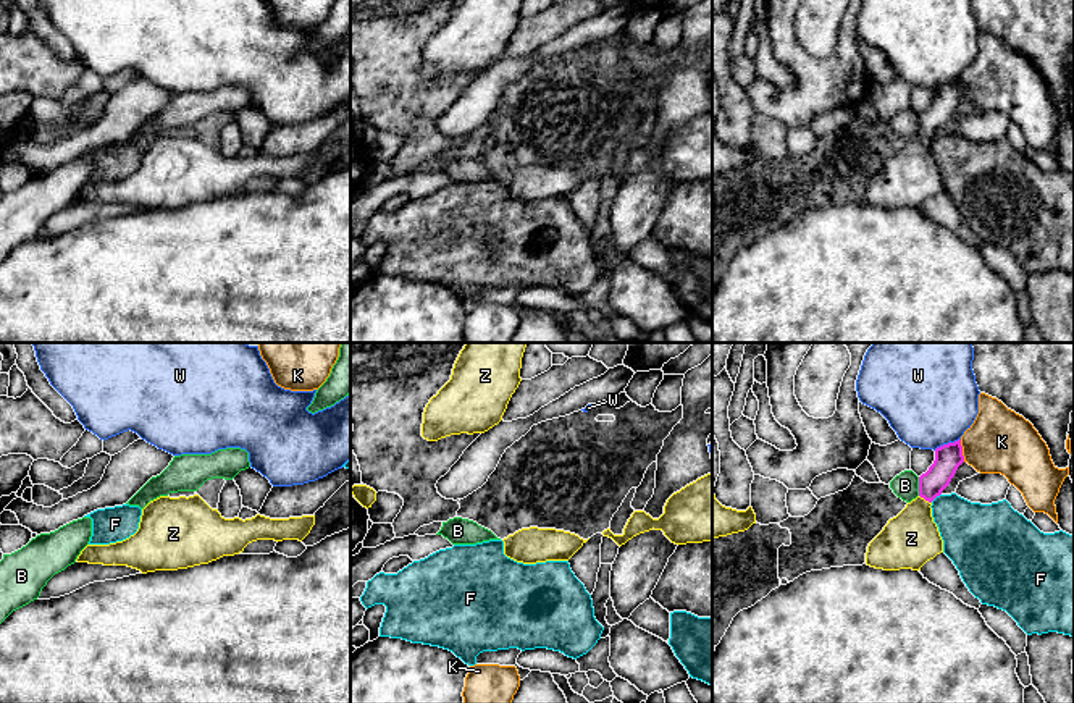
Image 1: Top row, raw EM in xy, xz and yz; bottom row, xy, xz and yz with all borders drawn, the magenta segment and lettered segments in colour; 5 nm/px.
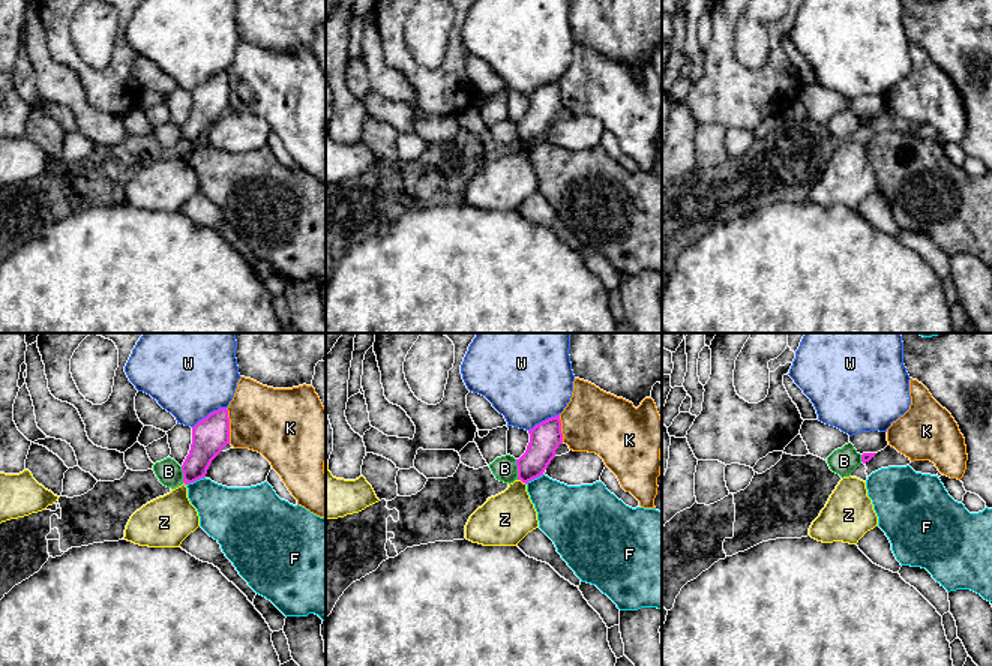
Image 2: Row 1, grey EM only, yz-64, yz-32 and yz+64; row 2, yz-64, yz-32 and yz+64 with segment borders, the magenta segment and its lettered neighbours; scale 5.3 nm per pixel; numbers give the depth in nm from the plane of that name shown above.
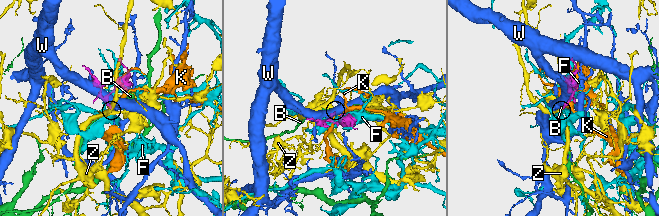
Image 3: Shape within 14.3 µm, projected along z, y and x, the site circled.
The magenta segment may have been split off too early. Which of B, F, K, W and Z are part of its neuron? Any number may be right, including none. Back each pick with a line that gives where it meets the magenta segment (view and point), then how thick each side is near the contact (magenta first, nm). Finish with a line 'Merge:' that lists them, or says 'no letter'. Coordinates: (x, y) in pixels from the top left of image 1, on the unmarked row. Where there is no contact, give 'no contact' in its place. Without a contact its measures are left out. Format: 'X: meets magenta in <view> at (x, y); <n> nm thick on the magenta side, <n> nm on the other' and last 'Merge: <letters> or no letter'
Z: meets magenta in yz at (926, 138); 140 nm thick on the magenta side, 280 nm on the other
Merge: Z

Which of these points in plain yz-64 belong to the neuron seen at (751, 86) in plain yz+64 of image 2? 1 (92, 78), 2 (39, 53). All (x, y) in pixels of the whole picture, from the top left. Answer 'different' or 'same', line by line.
1: same
2: different

